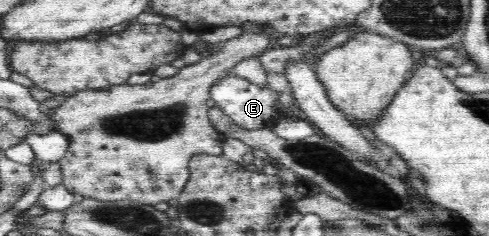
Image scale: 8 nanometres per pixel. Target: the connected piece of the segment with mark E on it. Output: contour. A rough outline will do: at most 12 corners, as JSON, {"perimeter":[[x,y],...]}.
{"perimeter":[[241,77],[215,82],[210,98],[249,131],[271,127],[281,93]]}

